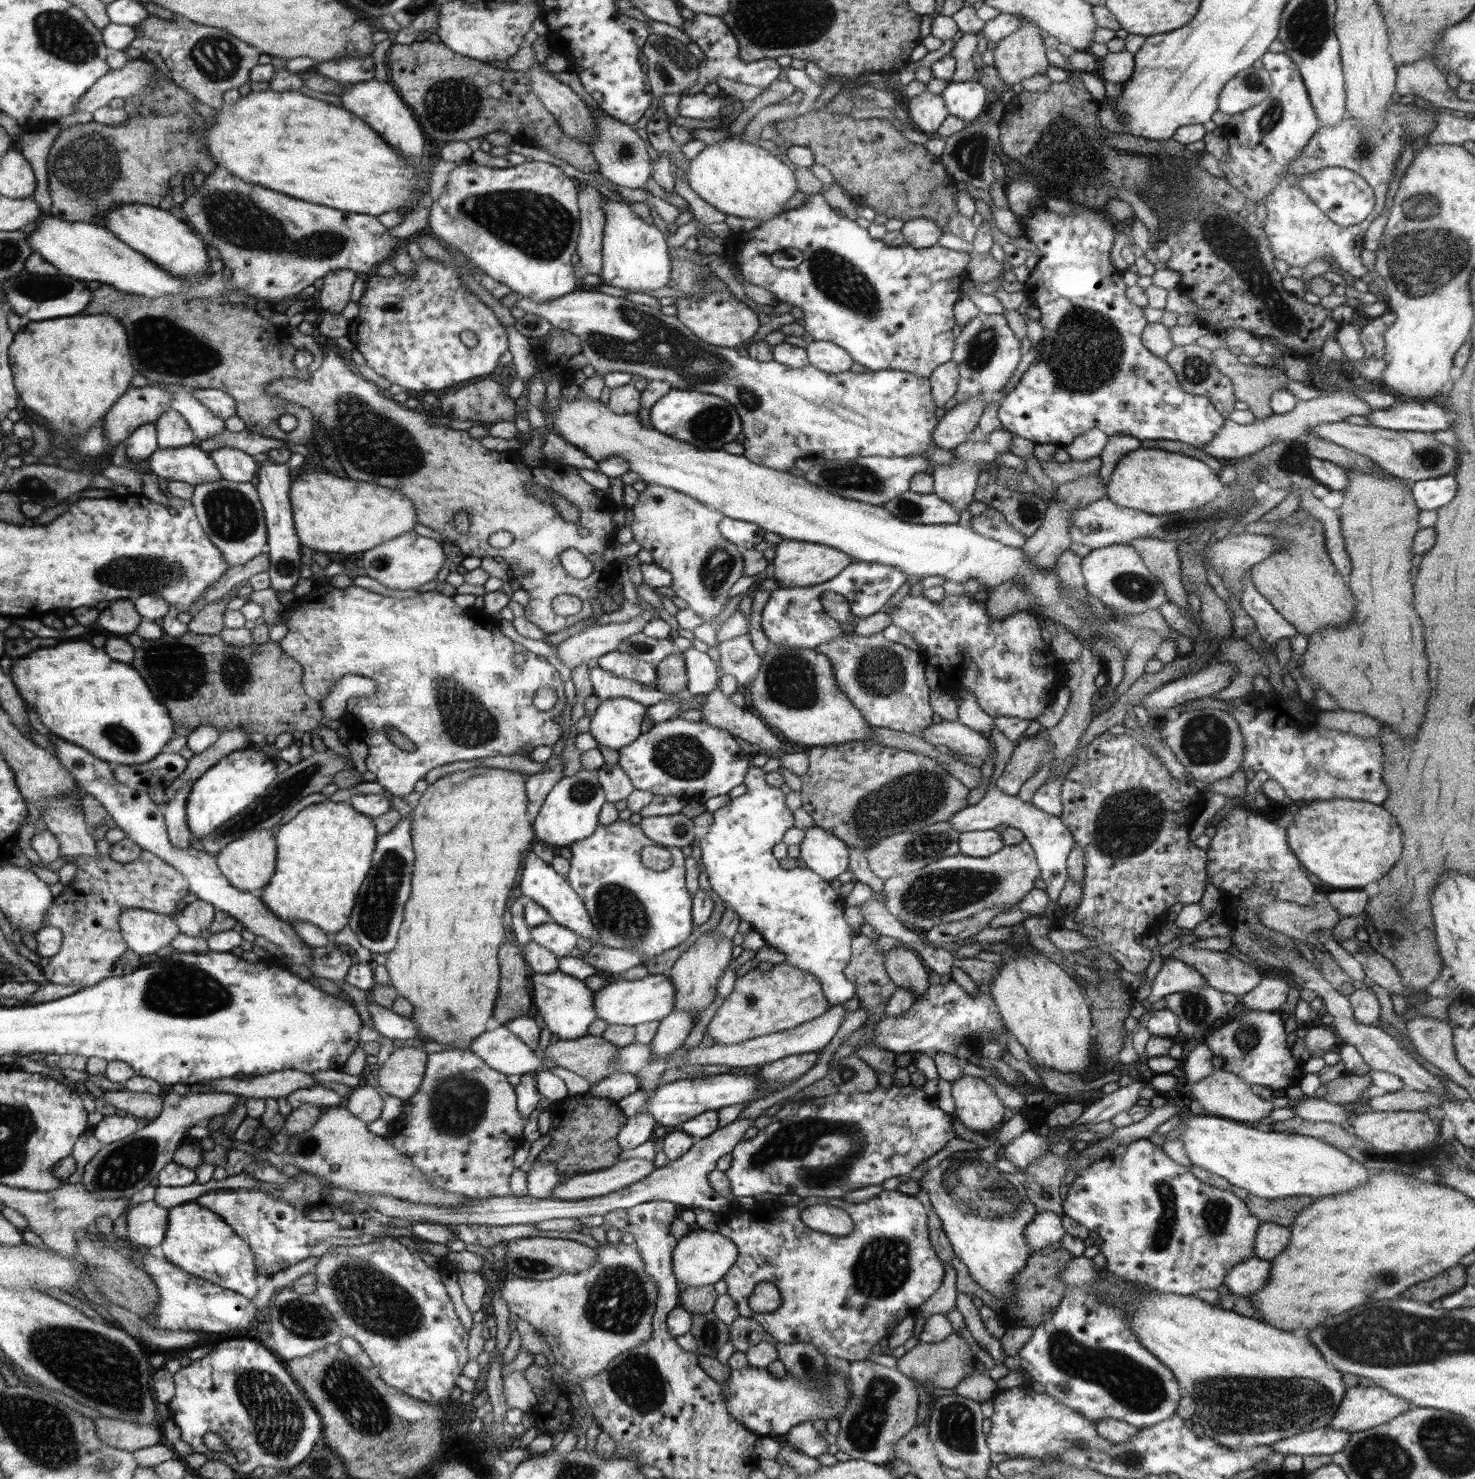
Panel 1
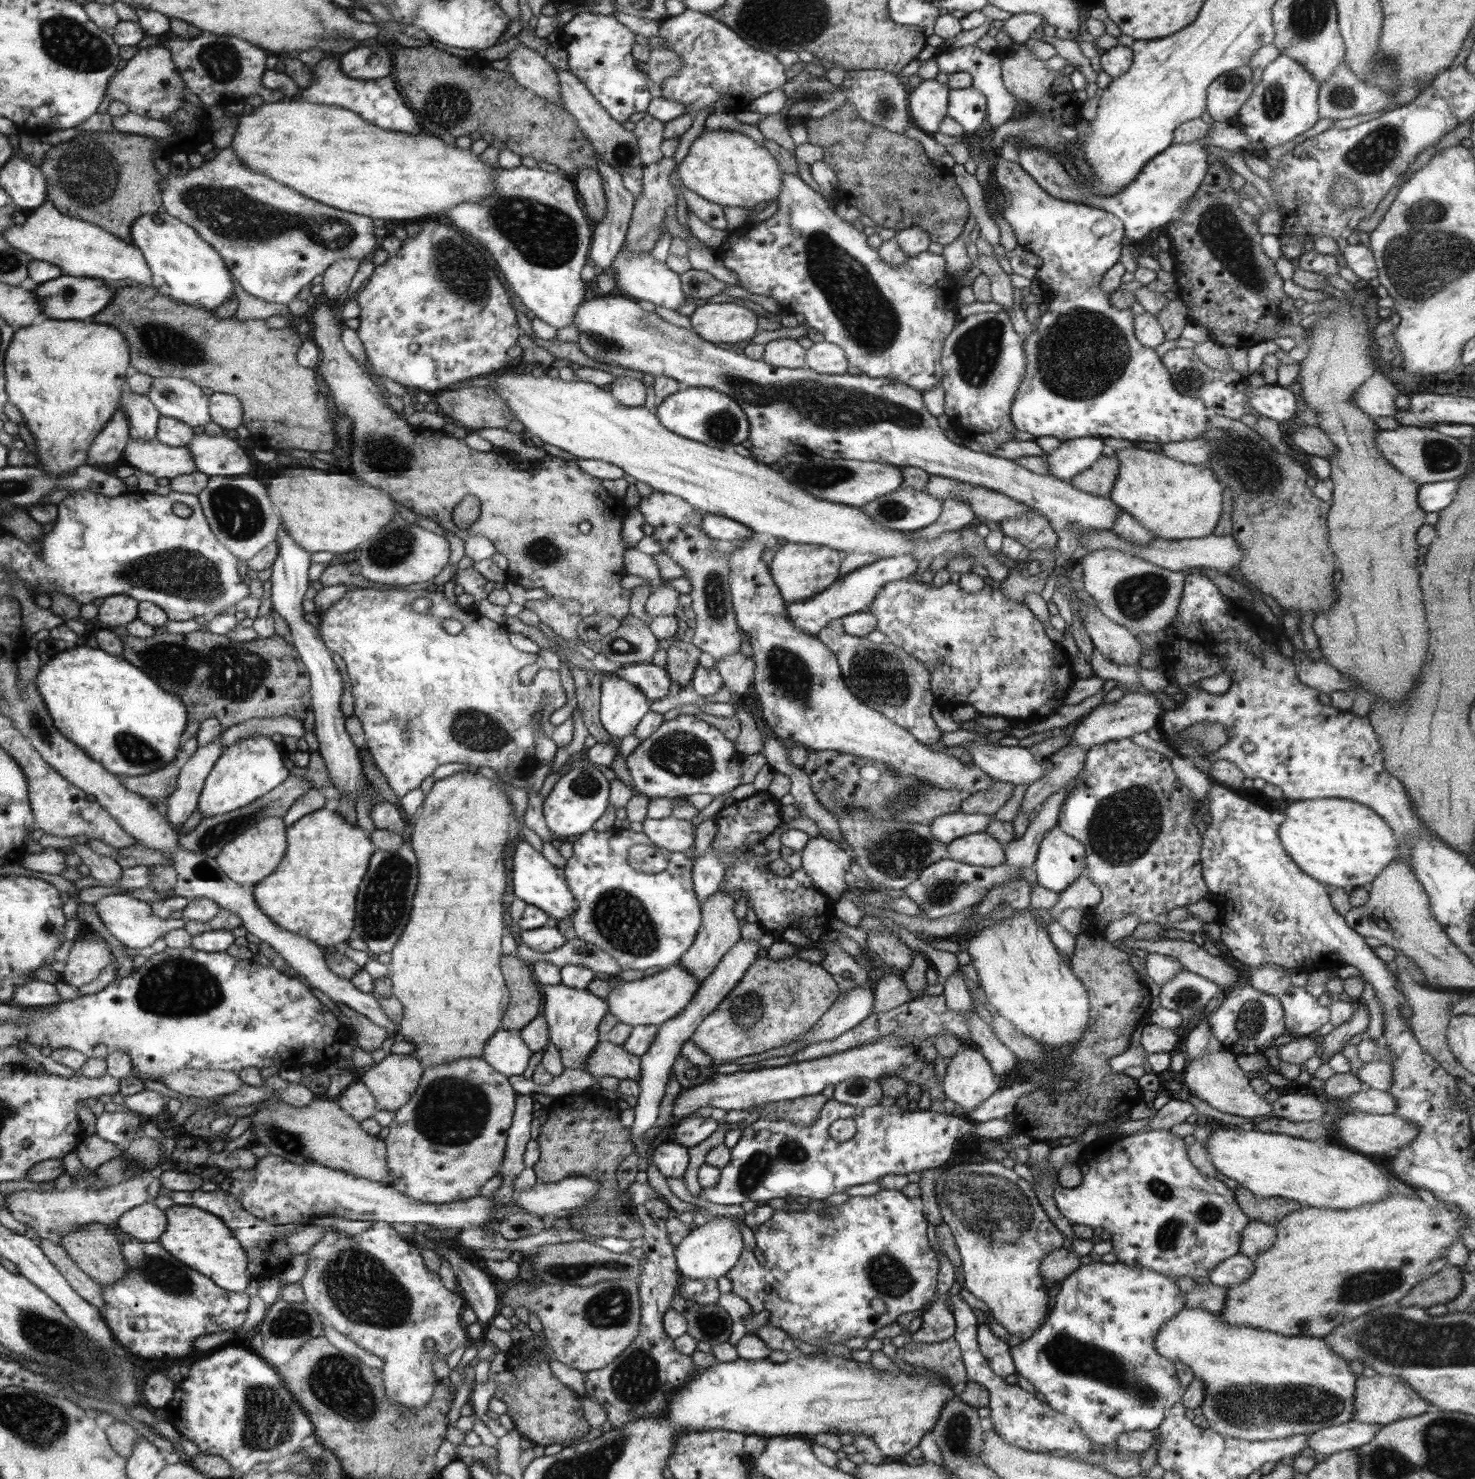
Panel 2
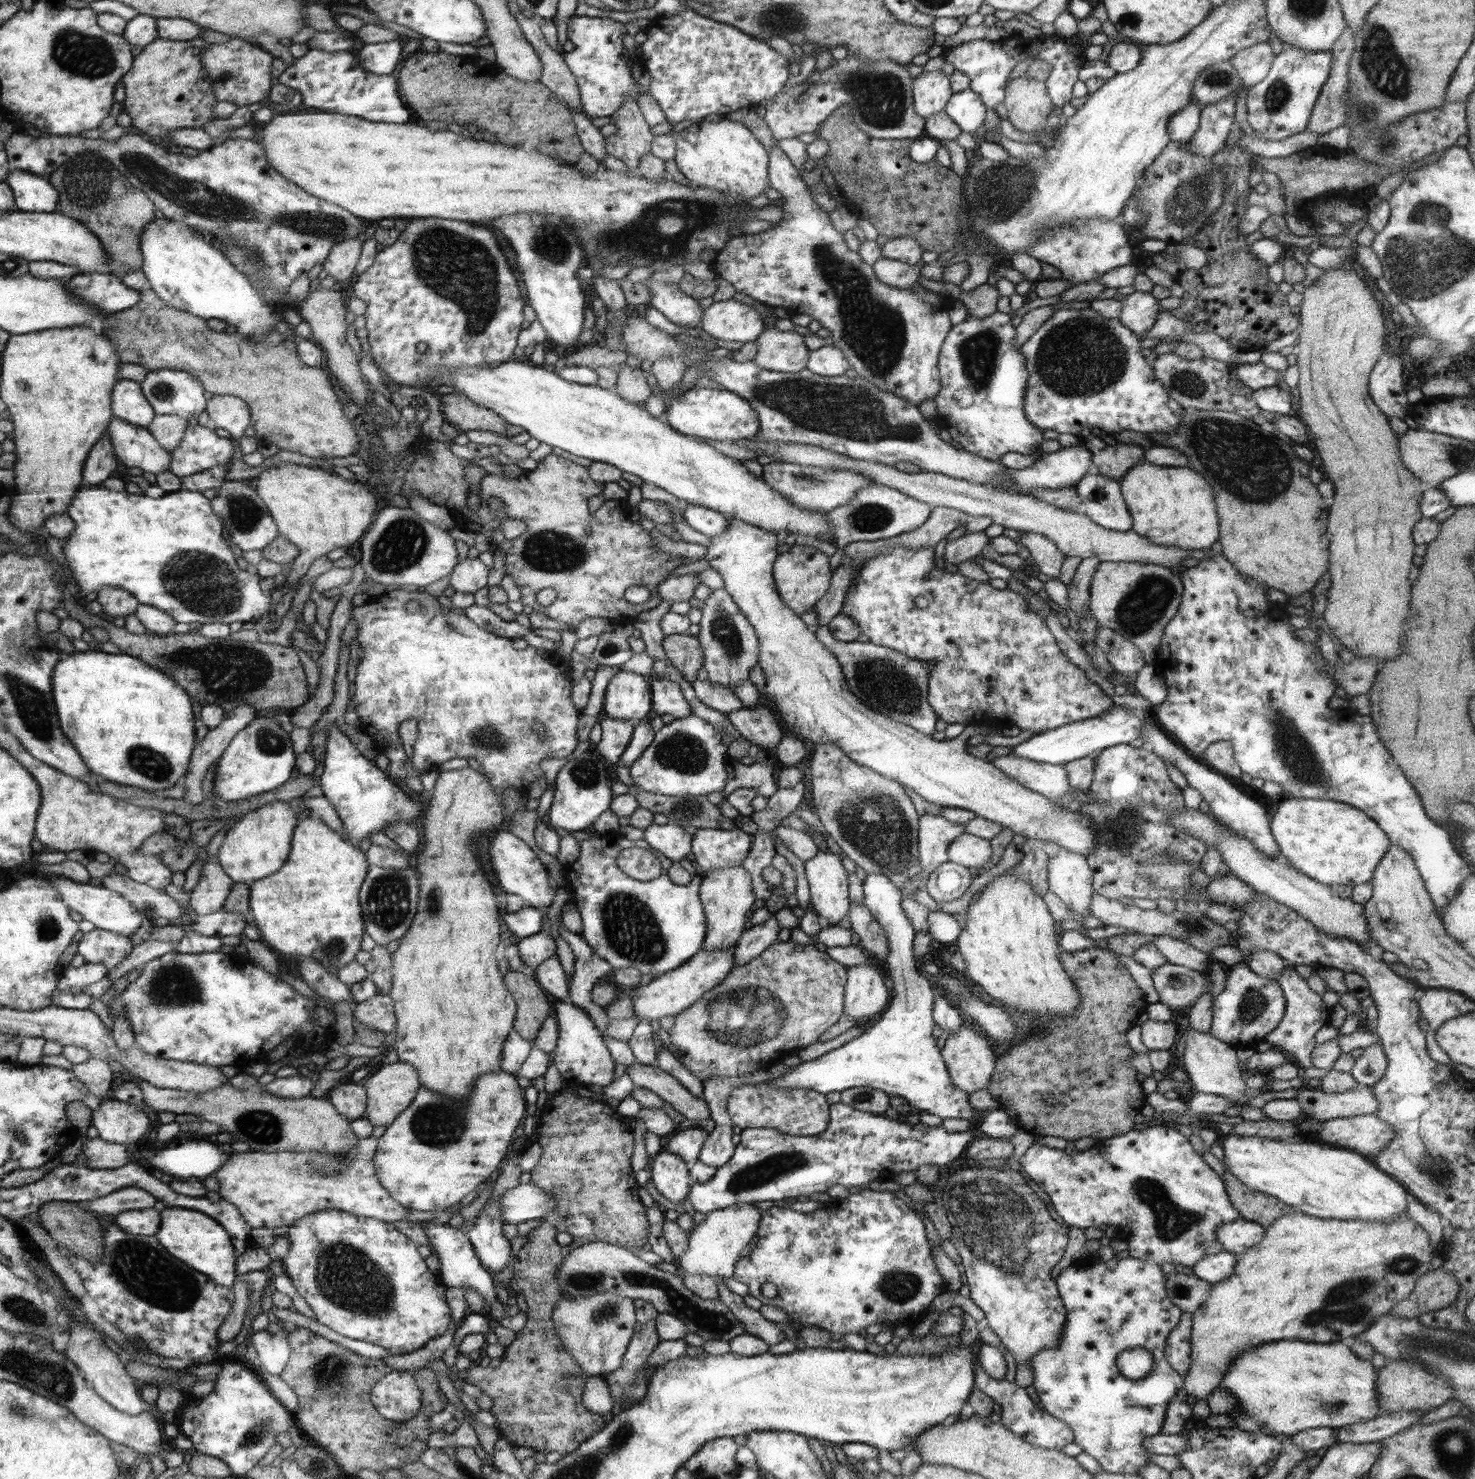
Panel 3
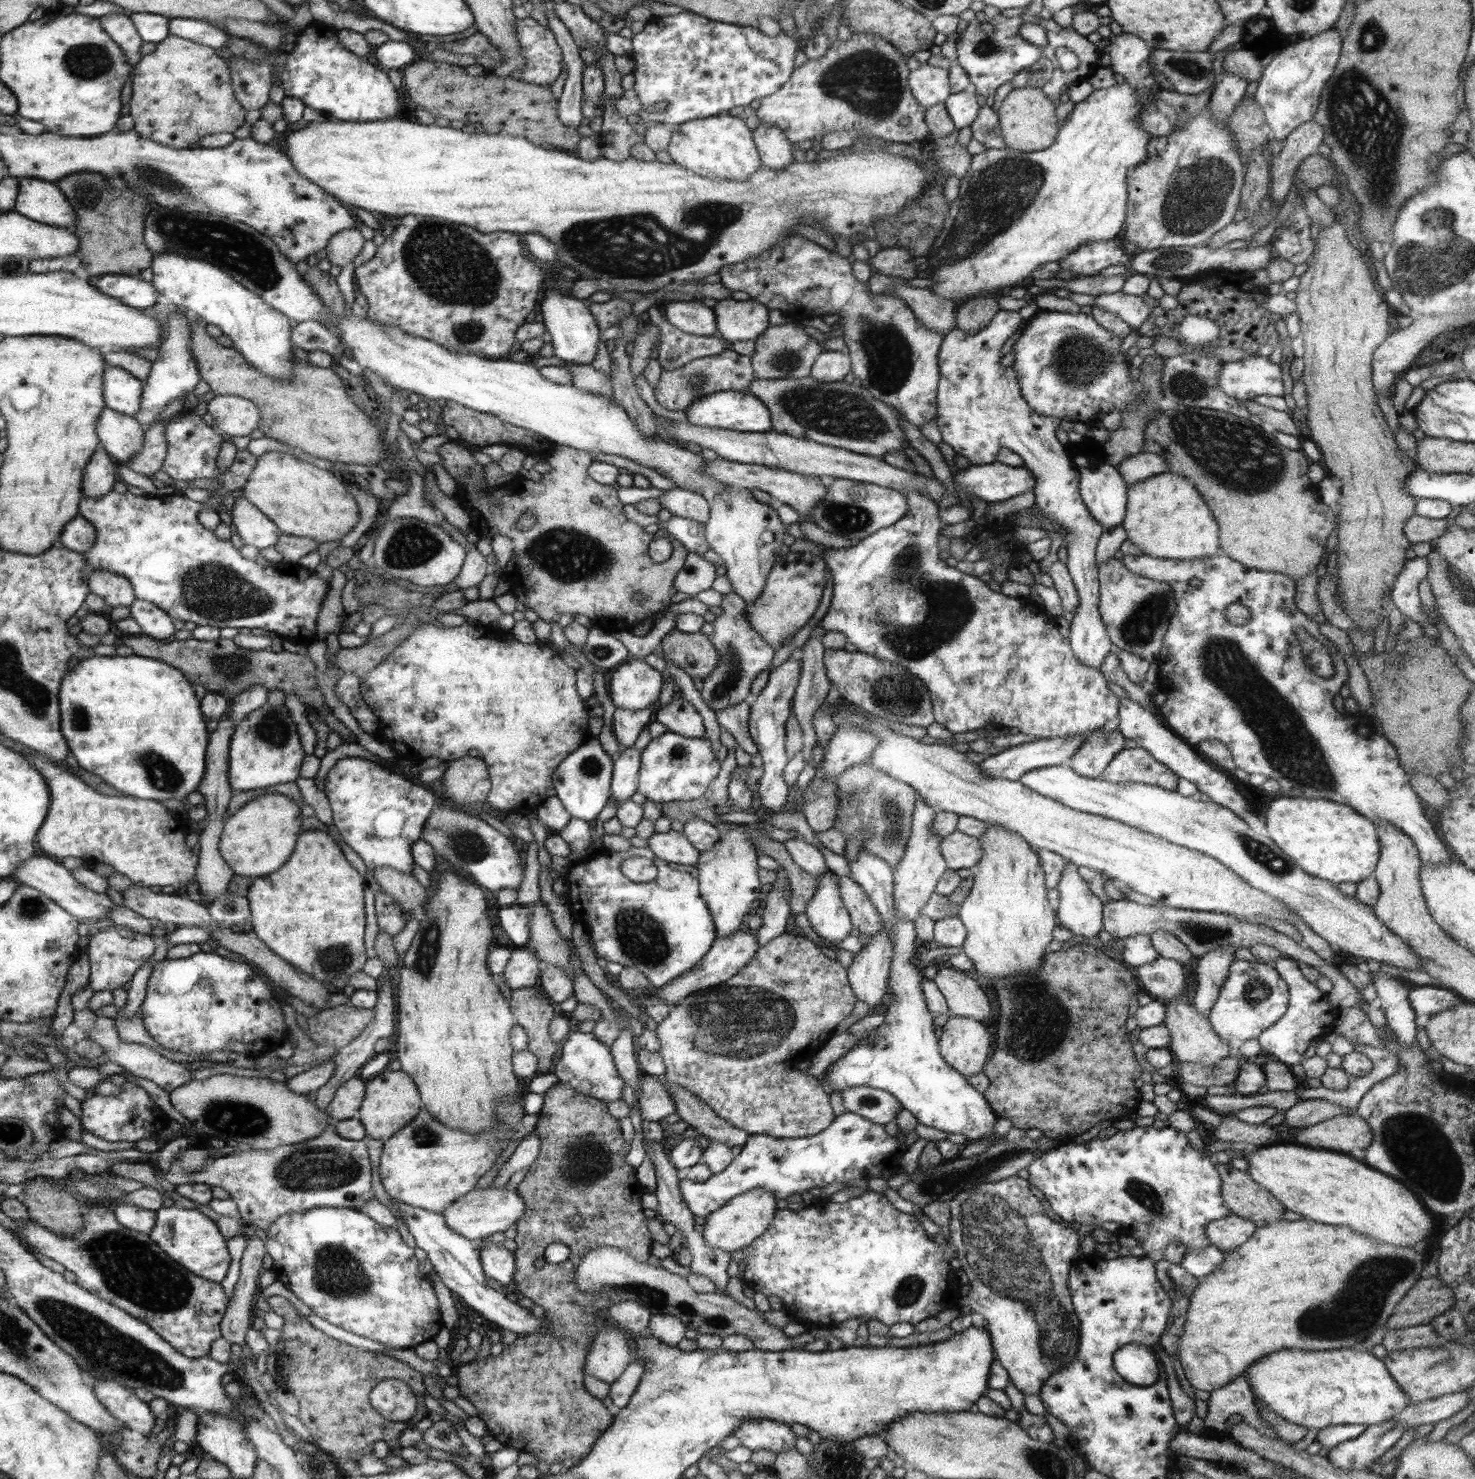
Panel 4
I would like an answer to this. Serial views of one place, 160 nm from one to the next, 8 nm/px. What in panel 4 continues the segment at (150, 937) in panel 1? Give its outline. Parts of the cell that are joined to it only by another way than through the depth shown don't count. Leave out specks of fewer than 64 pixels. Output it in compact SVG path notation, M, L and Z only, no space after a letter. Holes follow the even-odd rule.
M40 854L21 862L15 870L14 876L18 878L23 885L36 887L36 890L48 895L53 902L63 907L69 914L75 915L76 918L86 918L86 920L106 920L106 913L116 906L110 900L106 893L100 894L84 886L74 877L70 870L66 869L60 860L54 861L52 857L46 854Z

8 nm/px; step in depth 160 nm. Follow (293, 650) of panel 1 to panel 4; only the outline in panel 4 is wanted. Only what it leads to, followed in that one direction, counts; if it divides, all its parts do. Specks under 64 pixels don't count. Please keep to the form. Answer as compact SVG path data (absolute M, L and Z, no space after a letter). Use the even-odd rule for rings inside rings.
M422 623L411 632L407 639L401 640L401 643L361 680L359 690L362 700L377 716L379 722L373 737L382 742L388 742L399 757L417 757L423 760L432 756L449 762L466 757L468 750L476 748L479 752L478 756L486 763L488 777L491 779L490 808L504 814L508 810L516 810L516 808L528 810L528 808L532 808L532 806L536 806L536 804L546 800L548 796L555 795L555 770L566 757L585 743L584 740L586 740L586 734L588 734L586 726L589 726L589 708L586 708L584 700L576 692L574 668L566 666L556 650L545 642L522 644L513 636L510 636L510 642L508 642L508 632L501 633L500 629L492 628L490 625L481 626L463 623L460 626L447 627L445 625L436 626L435 623Z

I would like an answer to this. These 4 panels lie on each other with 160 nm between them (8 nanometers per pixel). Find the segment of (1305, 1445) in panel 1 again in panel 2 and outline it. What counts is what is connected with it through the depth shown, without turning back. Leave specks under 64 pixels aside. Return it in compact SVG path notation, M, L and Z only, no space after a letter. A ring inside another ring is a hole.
M1348 1422L1328 1426L1308 1435L1308 1448L1315 1451L1319 1458L1340 1453L1344 1450L1357 1450L1360 1446L1370 1443L1375 1433L1384 1428L1360 1422Z

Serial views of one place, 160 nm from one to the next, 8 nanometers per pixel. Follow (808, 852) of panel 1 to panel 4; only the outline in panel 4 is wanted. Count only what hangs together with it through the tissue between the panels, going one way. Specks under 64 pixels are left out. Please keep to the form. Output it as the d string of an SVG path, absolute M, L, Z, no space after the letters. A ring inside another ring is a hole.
M828 871L817 879L816 892L804 912L810 927L830 944L832 940L846 940L852 932L852 922L840 898L839 875Z

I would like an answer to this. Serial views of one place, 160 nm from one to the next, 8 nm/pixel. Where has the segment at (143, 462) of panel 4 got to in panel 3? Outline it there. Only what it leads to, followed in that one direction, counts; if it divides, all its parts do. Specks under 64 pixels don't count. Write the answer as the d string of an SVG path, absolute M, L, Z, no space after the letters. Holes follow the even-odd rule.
M156 415L152 420L152 423L147 427L147 430L155 436L156 442L160 442L160 446L164 447L164 450L168 452L174 451L178 445L186 428L188 426L188 420L170 415Z

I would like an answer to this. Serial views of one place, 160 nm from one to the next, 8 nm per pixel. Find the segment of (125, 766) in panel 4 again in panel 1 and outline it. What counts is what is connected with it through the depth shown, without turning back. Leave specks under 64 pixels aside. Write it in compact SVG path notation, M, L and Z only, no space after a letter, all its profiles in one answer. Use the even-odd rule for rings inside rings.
M62 642L54 648L32 650L24 658L13 661L10 678L26 707L38 714L51 734L76 743L109 763L135 765L151 761L176 736L170 711L159 702L143 675L130 664L114 662L102 648L96 650L88 642Z

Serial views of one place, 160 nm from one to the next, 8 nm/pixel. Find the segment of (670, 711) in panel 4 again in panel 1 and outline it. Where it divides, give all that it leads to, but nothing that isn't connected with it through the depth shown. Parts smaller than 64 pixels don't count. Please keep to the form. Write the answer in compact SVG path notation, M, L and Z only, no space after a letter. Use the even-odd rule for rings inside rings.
M614 650L606 653L598 659L598 666L621 679L628 679L643 685L656 682L656 666L626 652Z

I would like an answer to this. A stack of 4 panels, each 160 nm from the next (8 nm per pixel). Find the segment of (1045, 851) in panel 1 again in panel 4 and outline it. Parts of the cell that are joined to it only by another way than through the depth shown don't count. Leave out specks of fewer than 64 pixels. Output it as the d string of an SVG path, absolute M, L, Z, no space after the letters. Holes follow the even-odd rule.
M917 794L911 833L907 838L905 855L895 868L895 890L893 890L894 908L902 918L914 921L921 915L922 909L935 893L936 885L947 869L947 862L941 853L940 843L943 837L933 831L935 811ZM1068 862L1061 872L1060 880L1055 888L1060 896L1060 906L1056 911L1058 926L1084 938L1098 936L1100 931L1103 930L1104 903L1090 890L1088 882L1078 872L1078 866Z

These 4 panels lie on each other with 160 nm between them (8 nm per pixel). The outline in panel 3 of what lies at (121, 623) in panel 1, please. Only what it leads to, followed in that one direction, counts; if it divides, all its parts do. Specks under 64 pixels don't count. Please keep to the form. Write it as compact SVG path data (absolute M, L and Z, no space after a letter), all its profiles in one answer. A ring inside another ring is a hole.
M103 586L97 594L97 601L102 605L103 615L109 618L135 614L139 599L123 588Z

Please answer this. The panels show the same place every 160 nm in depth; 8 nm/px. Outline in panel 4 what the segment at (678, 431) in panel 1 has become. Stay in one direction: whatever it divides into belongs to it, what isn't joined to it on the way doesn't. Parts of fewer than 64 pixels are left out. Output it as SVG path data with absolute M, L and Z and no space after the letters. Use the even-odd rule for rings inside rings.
M720 391L699 398L686 410L688 423L708 429L736 430L744 433L768 433L772 431L771 411L764 406L762 399L744 391Z

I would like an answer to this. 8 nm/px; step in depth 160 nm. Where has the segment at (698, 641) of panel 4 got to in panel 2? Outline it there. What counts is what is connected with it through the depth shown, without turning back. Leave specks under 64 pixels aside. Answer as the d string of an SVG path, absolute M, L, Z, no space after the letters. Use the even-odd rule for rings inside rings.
M680 638L671 645L667 652L665 669L677 687L683 687L692 680L695 668L699 665L702 651L691 643L691 640Z

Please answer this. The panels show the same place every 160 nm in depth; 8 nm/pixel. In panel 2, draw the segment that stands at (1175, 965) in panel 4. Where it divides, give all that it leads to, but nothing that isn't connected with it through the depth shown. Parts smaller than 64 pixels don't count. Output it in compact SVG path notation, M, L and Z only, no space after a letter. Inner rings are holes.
M1182 968L1176 977L1160 987L1158 998L1162 1007L1175 1010L1188 1019L1218 994L1220 988L1214 982Z

